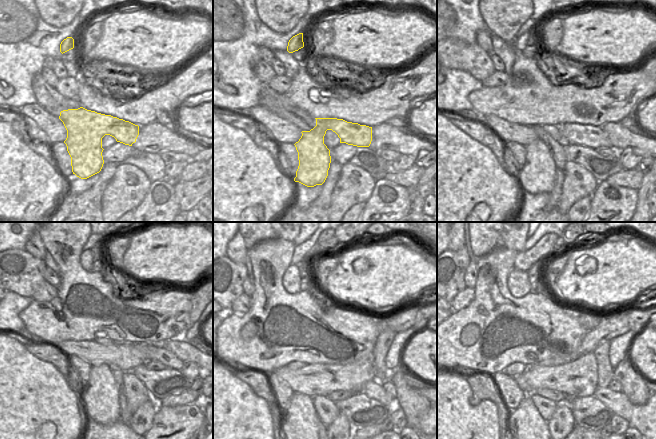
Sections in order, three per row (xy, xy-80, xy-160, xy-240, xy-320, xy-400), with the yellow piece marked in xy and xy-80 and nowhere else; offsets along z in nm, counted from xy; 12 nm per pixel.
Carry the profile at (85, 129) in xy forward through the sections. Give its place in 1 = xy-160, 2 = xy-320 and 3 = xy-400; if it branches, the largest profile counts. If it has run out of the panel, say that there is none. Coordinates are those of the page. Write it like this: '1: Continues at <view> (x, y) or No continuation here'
1: Continues at xy-160 (538, 173)
2: Continues at xy-320 (306, 424)
3: Continues at xy-400 (527, 424).

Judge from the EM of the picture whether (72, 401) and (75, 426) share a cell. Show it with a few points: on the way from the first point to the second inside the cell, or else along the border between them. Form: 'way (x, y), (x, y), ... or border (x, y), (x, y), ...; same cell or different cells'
way (74, 407), (75, 420); same cell

